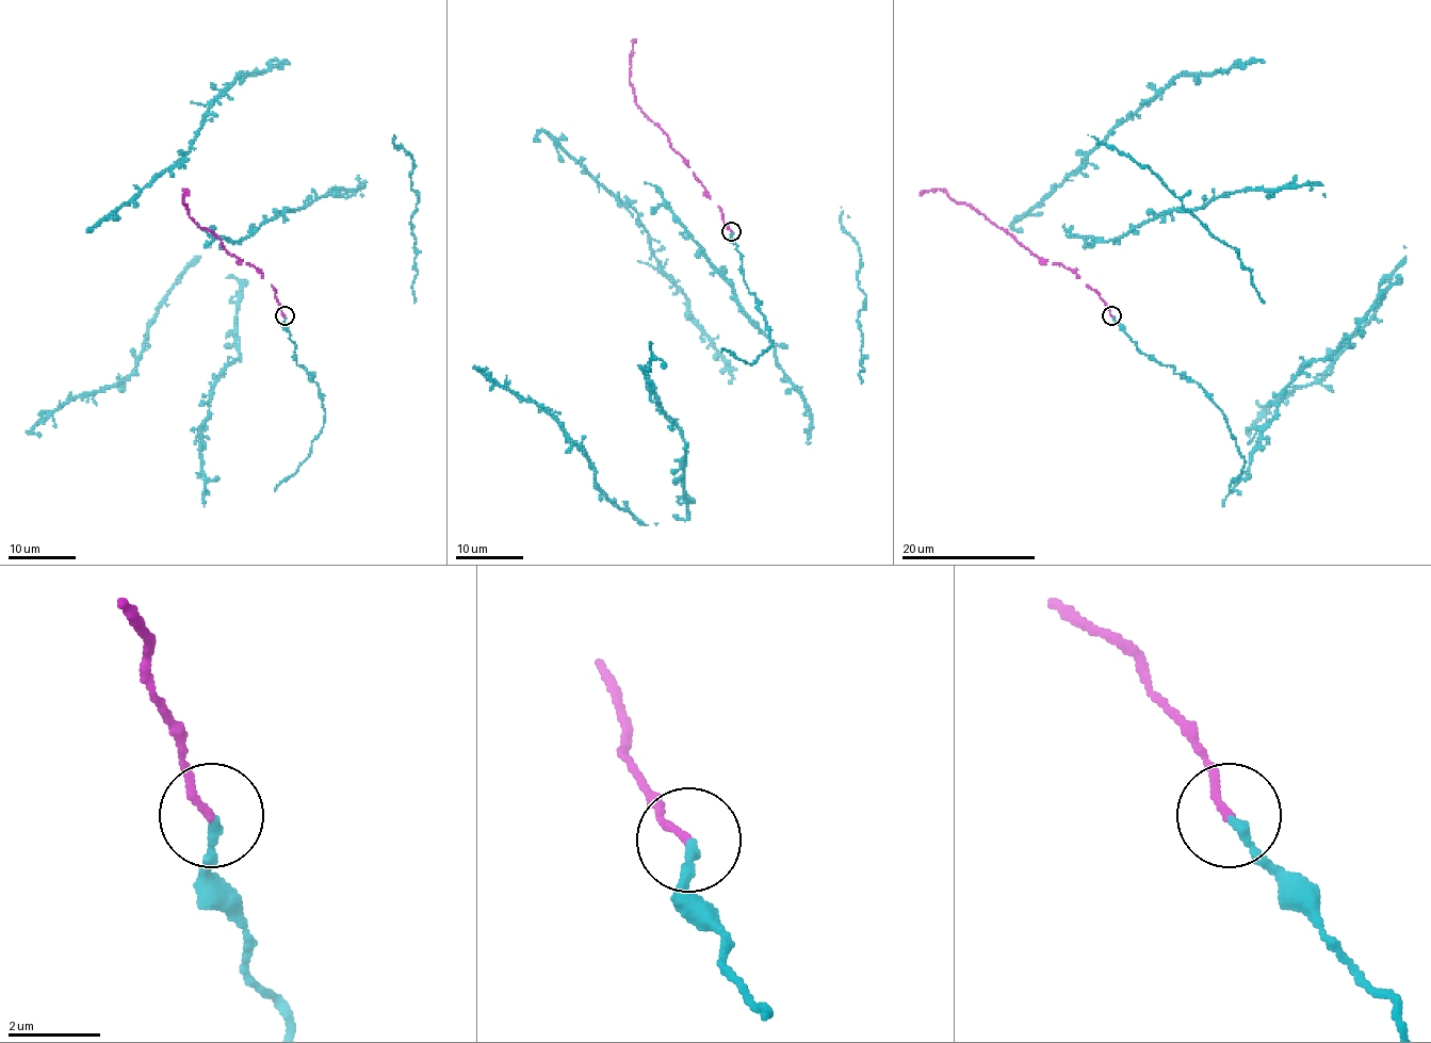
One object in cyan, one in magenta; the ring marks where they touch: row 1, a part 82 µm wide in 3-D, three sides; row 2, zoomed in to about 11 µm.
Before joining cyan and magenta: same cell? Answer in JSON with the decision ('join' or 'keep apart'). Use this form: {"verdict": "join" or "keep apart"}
{"verdict": "join"}

